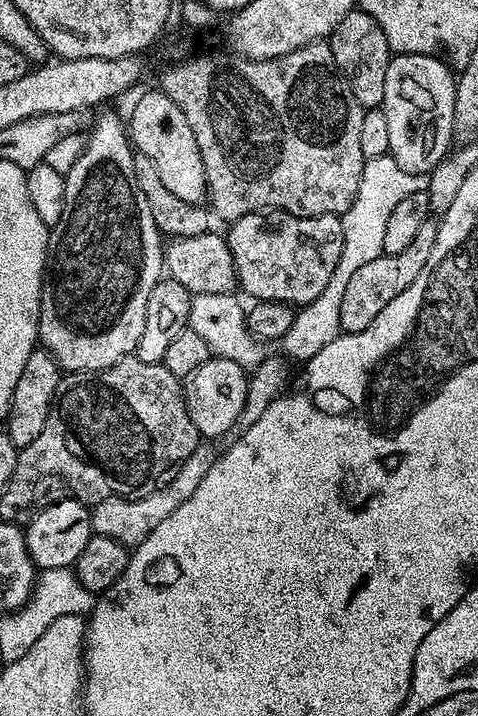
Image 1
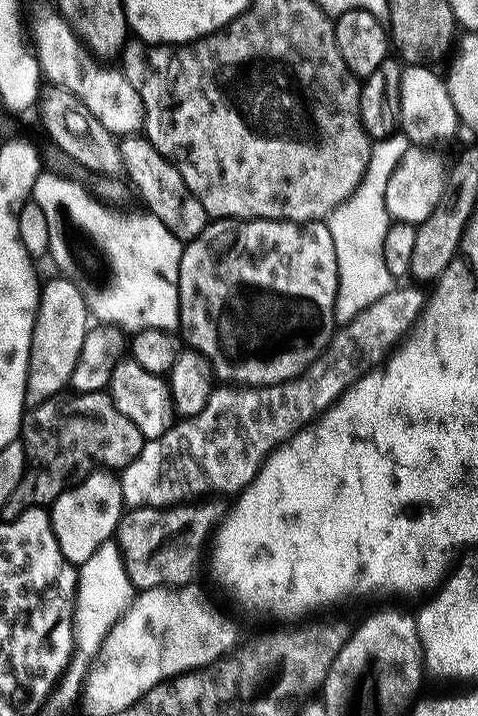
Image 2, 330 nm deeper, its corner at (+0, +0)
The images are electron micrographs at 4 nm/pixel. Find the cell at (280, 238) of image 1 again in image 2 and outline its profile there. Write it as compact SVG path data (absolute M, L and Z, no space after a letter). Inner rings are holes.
M213 219L202 230L202 234L198 234L193 240L184 244L184 253L182 254L182 262L178 270L178 286L180 287L180 327L179 335L182 337L183 343L187 345L191 351L194 351L200 357L207 361L211 375L215 377L219 383L224 386L239 386L241 388L266 388L272 384L285 384L287 380L294 380L302 375L312 363L319 360L321 356L328 351L328 346L332 342L332 337L338 331L336 323L336 295L338 294L338 254L334 254L334 238L330 238L330 230L324 220L308 220L304 224L295 224L289 220L217 220Z

